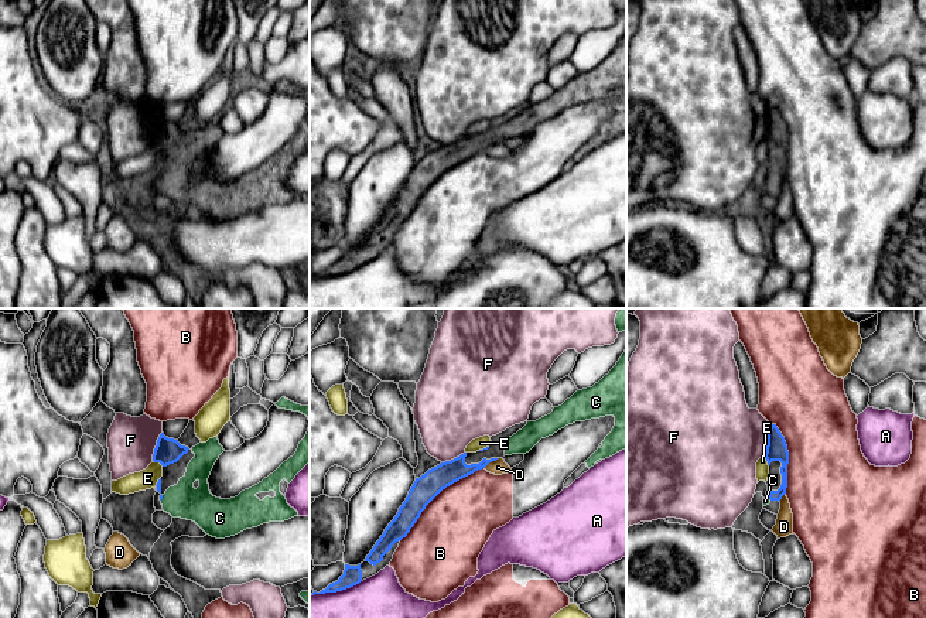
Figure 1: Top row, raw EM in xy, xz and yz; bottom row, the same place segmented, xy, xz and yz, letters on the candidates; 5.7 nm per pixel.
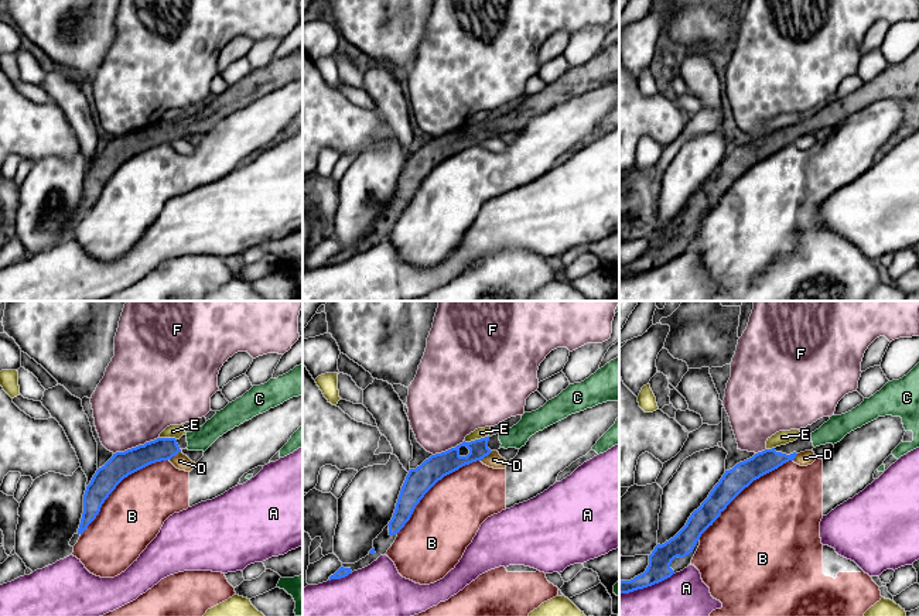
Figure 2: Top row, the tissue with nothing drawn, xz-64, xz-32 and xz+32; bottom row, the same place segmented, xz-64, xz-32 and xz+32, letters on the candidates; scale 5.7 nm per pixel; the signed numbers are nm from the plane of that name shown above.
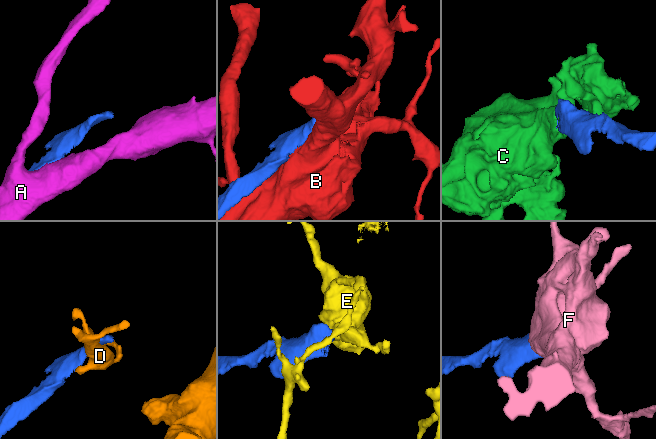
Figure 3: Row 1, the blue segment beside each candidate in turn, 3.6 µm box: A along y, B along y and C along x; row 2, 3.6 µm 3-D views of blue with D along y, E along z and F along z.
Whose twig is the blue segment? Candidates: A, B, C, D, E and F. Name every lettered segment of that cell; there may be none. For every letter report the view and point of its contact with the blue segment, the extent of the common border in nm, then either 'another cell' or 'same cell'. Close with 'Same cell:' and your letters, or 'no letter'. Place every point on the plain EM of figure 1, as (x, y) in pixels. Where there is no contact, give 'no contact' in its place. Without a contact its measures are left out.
A: contact xz (337, 273); length 300 nm; another cell
B: contact xz (437, 177); length 650 nm; another cell
C: contact yz (768, 181); length 40 nm; same cell
D: contact xz (491, 144); length 100 nm; another cell
E: contact xy (159, 144); length 70 nm; another cell
F: contact xy (156, 129); length 180 nm; another cell
Same cell: C

